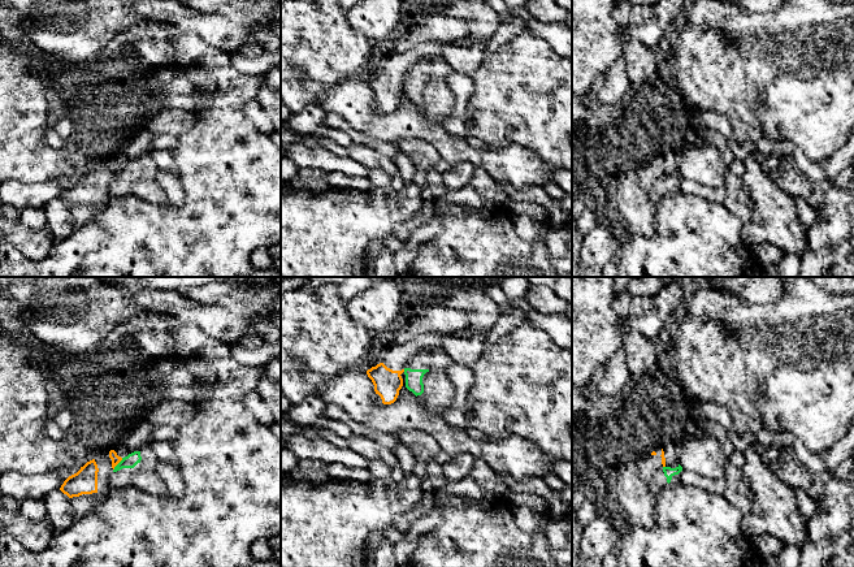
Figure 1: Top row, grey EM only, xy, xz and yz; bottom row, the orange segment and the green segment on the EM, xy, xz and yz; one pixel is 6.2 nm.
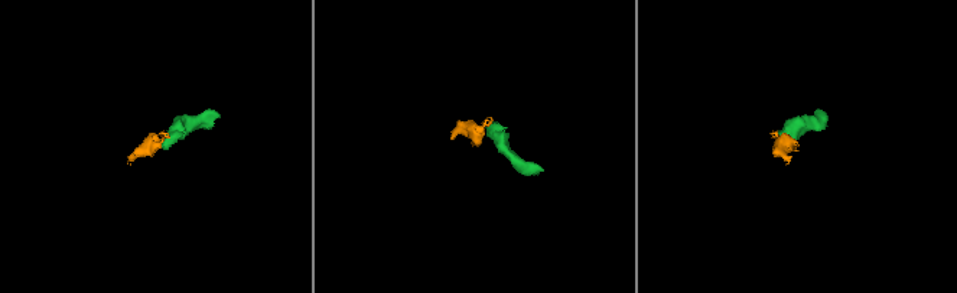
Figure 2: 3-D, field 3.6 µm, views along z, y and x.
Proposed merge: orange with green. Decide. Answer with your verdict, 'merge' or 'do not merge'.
do not merge

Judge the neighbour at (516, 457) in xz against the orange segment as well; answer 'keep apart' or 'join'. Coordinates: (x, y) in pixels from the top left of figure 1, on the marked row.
keep apart

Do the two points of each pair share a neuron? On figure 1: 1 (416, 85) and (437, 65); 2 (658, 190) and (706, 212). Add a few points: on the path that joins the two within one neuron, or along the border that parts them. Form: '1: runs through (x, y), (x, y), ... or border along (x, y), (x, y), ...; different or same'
1: runs through (420, 79), (432, 68); same
2: border along (667, 193), (657, 204); different

